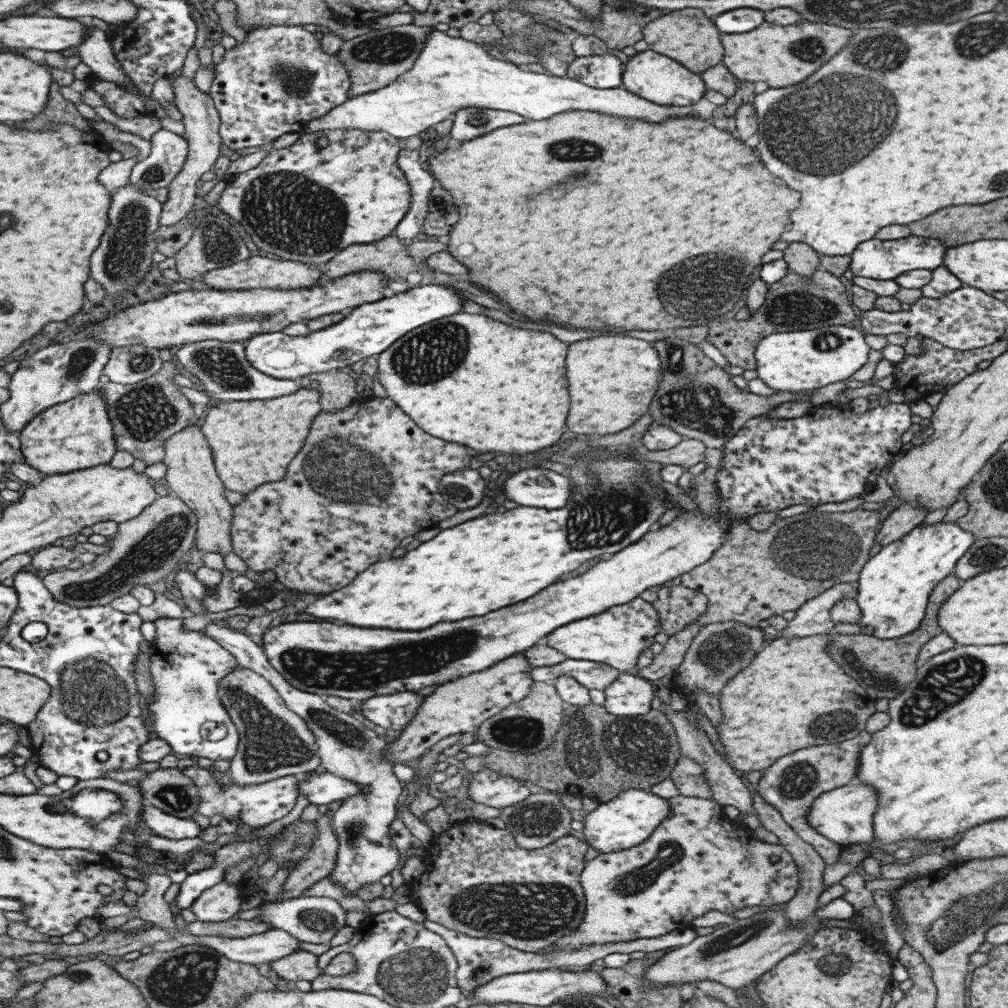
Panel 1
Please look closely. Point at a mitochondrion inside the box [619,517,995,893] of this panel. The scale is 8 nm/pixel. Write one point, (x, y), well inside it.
(940, 689)

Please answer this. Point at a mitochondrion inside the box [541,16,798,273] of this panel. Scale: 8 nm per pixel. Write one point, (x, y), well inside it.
(560, 149)

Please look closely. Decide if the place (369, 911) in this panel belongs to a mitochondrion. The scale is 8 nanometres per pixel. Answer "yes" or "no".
no

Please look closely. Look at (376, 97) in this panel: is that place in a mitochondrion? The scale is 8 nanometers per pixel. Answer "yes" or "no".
no

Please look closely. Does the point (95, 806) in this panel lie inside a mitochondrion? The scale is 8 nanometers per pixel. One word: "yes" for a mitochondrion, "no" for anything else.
yes

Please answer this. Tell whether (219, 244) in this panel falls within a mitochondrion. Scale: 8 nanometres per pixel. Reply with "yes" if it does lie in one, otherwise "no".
yes

